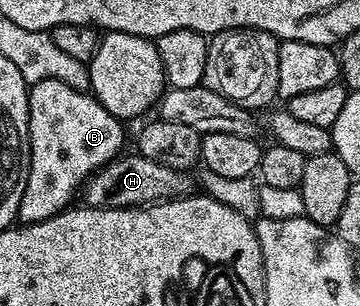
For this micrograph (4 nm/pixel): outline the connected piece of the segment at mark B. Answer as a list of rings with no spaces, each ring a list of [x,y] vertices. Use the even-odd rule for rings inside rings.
[[[38,78],[31,83],[28,92],[28,139],[30,140],[30,168],[26,180],[26,192],[18,204],[17,219],[21,223],[50,220],[55,214],[73,205],[72,197],[77,197],[82,183],[89,174],[102,169],[110,160],[125,149],[124,130],[121,119],[115,118],[99,102],[96,95],[88,90],[70,88],[57,78]]]

